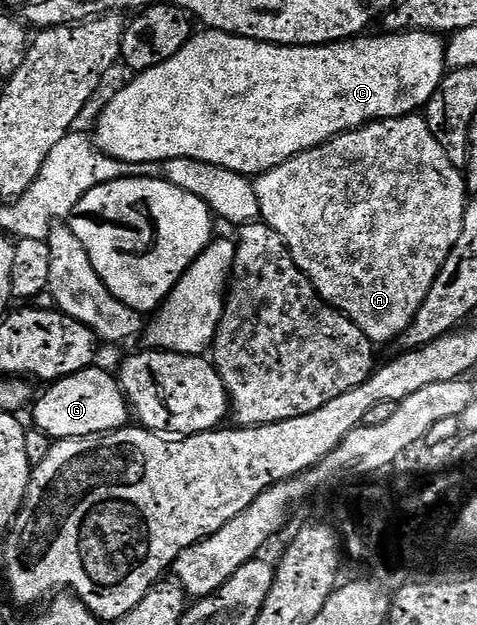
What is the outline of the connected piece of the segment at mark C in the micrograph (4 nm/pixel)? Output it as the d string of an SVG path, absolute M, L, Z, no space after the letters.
M201 30L188 40L175 54L175 58L167 58L159 66L146 72L138 72L126 88L121 88L109 100L109 105L101 112L97 120L97 136L95 143L101 151L111 158L121 160L125 164L139 164L142 166L160 166L164 160L175 158L191 158L199 162L207 162L215 166L223 166L227 170L235 170L239 174L253 178L262 172L279 167L283 162L295 158L304 152L310 152L344 132L354 132L364 124L372 124L375 120L390 120L396 116L408 116L424 109L429 99L437 93L441 82L445 78L447 65L445 51L447 44L436 32L391 32L381 36L362 34L352 40L339 40L336 44L264 44L261 40L252 40L246 36L234 36L231 32L216 30Z

